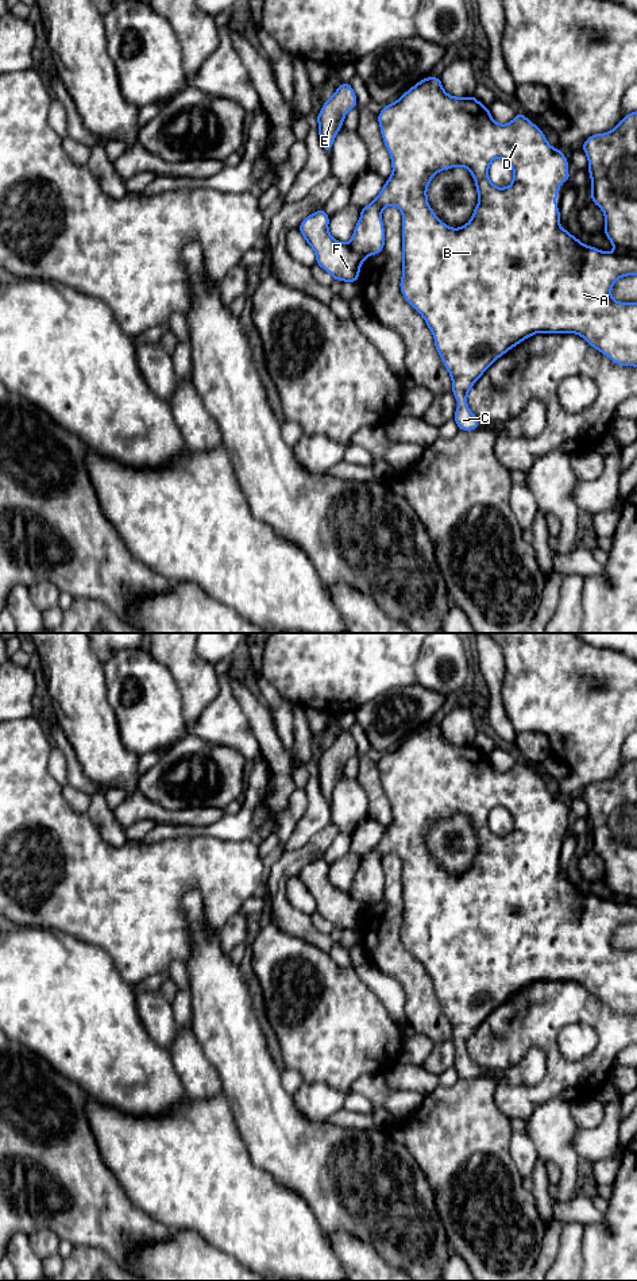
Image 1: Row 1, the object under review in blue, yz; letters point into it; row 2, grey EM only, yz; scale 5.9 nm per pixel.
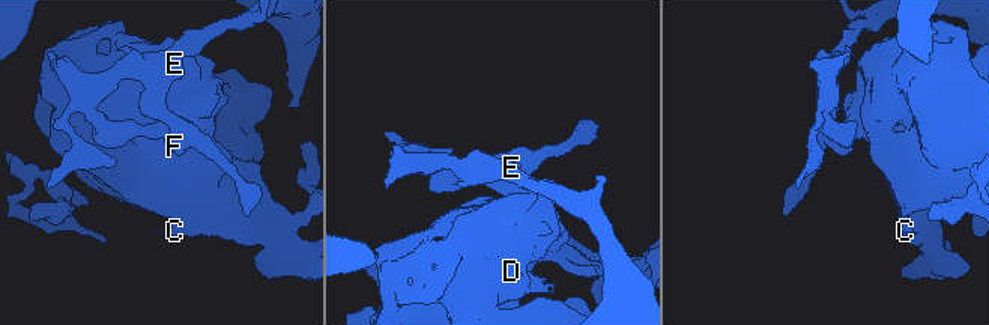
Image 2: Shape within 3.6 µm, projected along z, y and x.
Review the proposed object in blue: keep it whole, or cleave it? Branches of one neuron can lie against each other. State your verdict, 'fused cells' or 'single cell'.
fused cells

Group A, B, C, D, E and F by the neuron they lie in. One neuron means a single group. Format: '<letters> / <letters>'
A B C D / E F

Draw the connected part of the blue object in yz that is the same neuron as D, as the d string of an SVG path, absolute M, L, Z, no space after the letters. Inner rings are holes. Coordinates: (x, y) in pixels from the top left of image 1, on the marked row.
M426 77L405 92L395 103L383 107L378 113L378 123L383 143L390 154L393 173L385 182L381 193L364 208L360 209L360 219L356 223L350 246L366 255L377 255L385 248L385 227L382 223L382 211L389 205L397 205L402 213L402 277L399 289L408 304L416 309L425 320L435 337L435 347L451 375L452 393L459 401L453 420L462 431L479 428L479 420L467 405L467 394L483 373L506 354L509 350L530 337L534 333L576 333L582 336L592 348L609 356L611 362L621 366L637 367L637 302L619 302L611 297L614 282L626 275L637 275L637 111L628 113L622 120L605 134L594 134L583 142L582 150L588 159L588 173L591 178L591 201L598 205L605 215L605 235L615 248L613 252L605 252L591 246L584 246L578 238L572 236L568 229L560 228L560 209L556 205L556 196L561 192L559 182L570 182L568 159L559 150L552 147L544 132L522 113L517 113L507 124L495 123L489 108L484 107L475 96L455 97L449 96L441 85L440 77ZM495 158L507 161L513 169L513 182L506 188L497 188L489 180L489 166ZM455 166L470 170L478 192L478 205L472 212L471 220L460 228L451 228L437 219L435 211L428 204L426 189L437 171L448 170Z

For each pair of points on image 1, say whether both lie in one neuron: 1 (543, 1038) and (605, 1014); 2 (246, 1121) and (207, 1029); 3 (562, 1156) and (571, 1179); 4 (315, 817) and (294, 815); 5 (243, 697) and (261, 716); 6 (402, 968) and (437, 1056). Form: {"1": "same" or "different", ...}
{"1": "same", "2": "same", "3": "same", "4": "different", "5": "same", "6": "different"}

